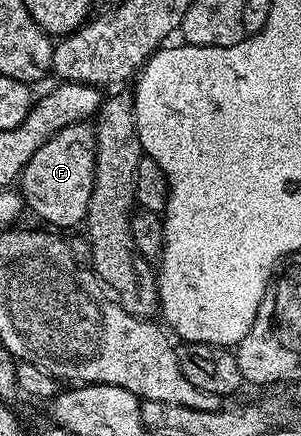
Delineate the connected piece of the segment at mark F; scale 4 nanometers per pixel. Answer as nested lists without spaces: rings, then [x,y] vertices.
[[[81,122],[74,126],[66,126],[66,130],[58,130],[58,134],[54,134],[42,146],[38,146],[38,150],[34,150],[34,158],[30,158],[30,162],[26,162],[24,171],[18,177],[18,191],[24,198],[27,211],[33,212],[40,220],[45,220],[45,225],[51,226],[56,230],[64,230],[60,228],[72,228],[76,223],[83,221],[88,214],[88,207],[90,206],[90,194],[94,190],[94,166],[96,165],[96,137],[94,135],[94,128],[91,123]]]

